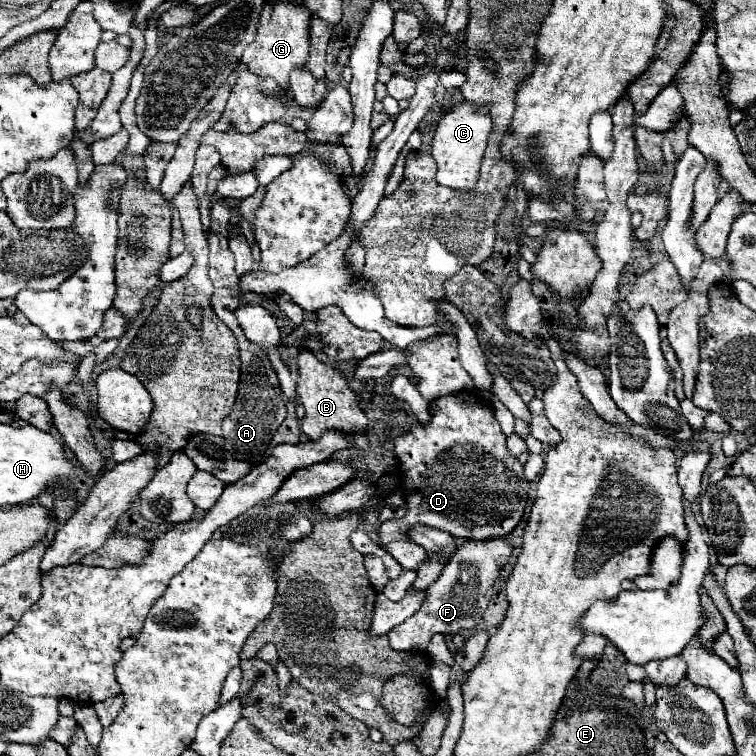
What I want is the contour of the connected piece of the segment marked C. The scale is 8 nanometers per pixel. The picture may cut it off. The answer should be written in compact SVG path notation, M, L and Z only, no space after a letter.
M471 103L453 105L453 109L437 123L433 135L431 155L437 163L437 183L455 191L471 191L479 177L479 165L483 151L487 147L487 137L491 131L489 109L473 107Z

